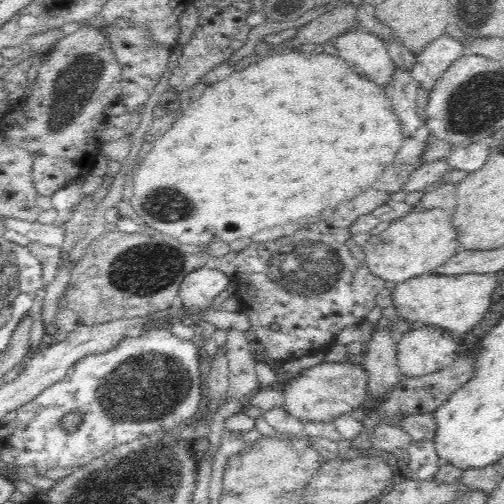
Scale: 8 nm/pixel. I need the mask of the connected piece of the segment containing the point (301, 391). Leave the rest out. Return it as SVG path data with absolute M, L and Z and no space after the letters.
M349 360L318 363L284 382L280 388L284 395L284 409L304 423L332 422L337 416L350 413L354 408L365 407L369 399L366 369Z

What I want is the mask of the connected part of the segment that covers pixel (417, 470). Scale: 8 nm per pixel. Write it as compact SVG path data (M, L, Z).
M413 440L404 450L410 455L406 470L403 471L408 479L433 479L443 463L436 453L434 441Z

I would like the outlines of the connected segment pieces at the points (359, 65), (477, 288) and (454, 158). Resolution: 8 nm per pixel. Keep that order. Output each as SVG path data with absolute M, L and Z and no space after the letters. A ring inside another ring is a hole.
M360 28L338 35L333 43L337 55L349 66L354 66L356 73L368 76L382 88L392 82L395 62L386 49L386 43L378 35Z
M428 273L396 284L391 294L392 305L394 305L397 315L405 321L410 323L412 321L414 327L440 328L461 338L482 321L493 302L493 292L496 286L498 286L498 280L494 277L494 274L464 273L446 276Z
M482 140L468 143L467 145L456 145L447 158L447 163L452 169L463 170L472 173L481 170L488 160L489 141Z

